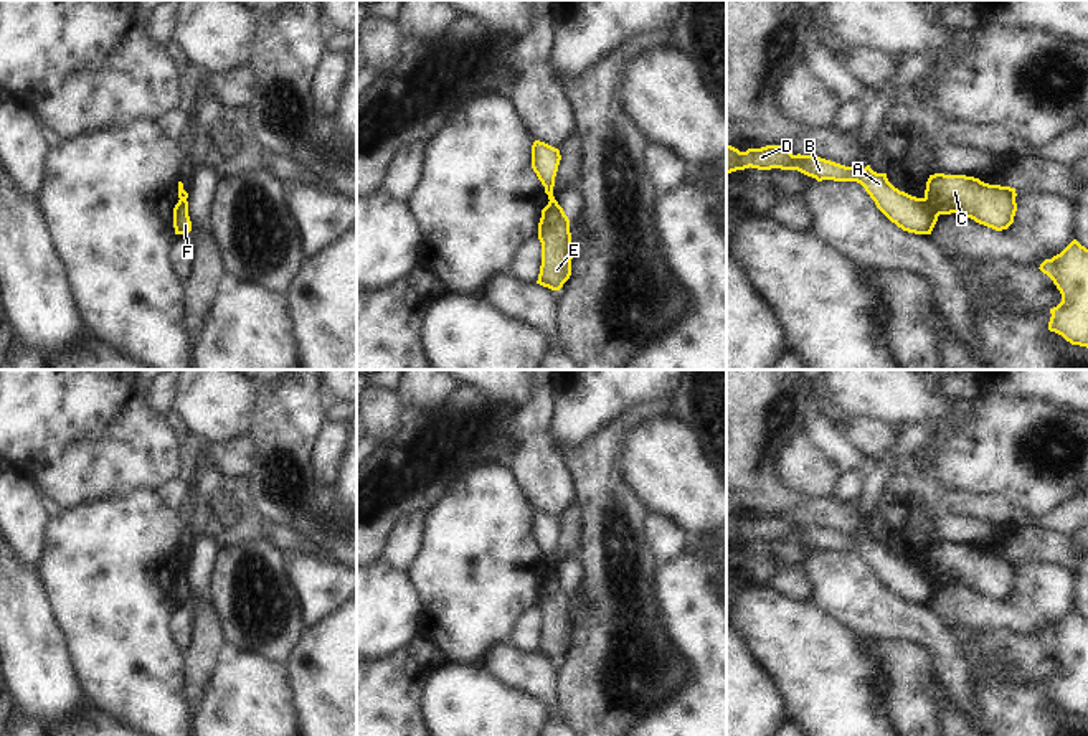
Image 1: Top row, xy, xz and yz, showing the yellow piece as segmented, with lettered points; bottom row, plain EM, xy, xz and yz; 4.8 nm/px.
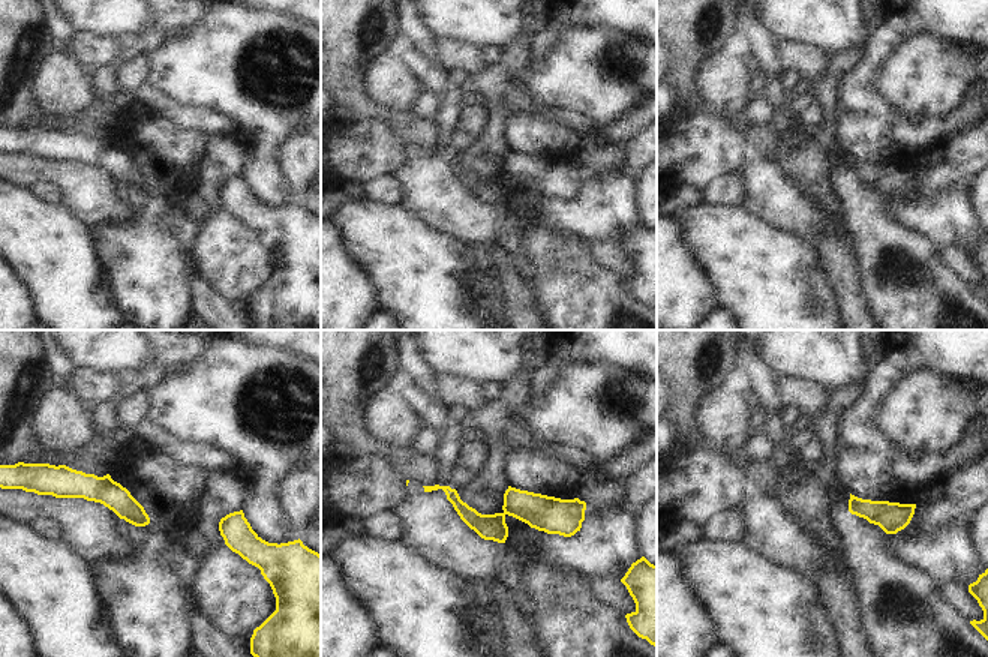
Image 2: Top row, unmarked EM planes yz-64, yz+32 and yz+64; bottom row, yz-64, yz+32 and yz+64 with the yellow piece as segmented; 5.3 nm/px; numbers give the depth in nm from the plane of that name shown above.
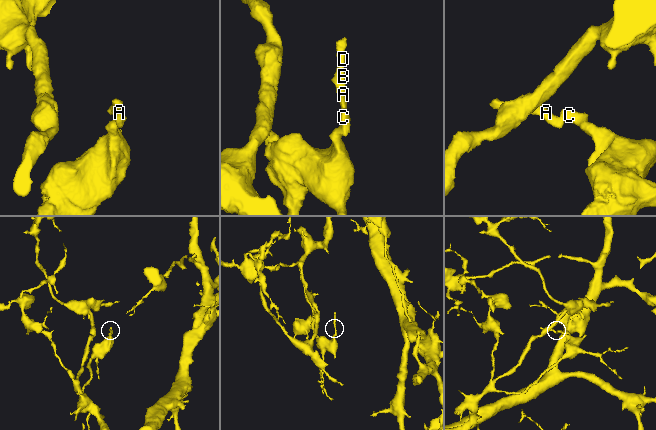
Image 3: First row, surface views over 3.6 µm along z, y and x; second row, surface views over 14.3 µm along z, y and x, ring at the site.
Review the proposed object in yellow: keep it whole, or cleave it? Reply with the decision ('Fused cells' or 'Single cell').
Fused cells

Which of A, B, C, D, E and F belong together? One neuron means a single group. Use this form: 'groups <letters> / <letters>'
groups A B D F / C E

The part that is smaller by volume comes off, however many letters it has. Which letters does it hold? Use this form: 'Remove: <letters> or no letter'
Remove: A, B, D, F

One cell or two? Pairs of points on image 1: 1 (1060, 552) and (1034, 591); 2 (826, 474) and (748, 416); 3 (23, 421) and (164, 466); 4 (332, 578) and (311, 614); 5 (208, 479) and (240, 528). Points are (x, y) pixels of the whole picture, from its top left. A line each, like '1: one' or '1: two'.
1: two
2: two
3: one
4: one
5: one

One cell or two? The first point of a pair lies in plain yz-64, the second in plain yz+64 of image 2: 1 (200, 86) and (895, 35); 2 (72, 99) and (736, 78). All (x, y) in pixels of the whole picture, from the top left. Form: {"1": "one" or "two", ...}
{"1": "two", "2": "one"}

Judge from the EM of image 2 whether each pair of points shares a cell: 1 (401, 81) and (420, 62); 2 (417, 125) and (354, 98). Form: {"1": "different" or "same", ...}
{"1": "different", "2": "same"}

